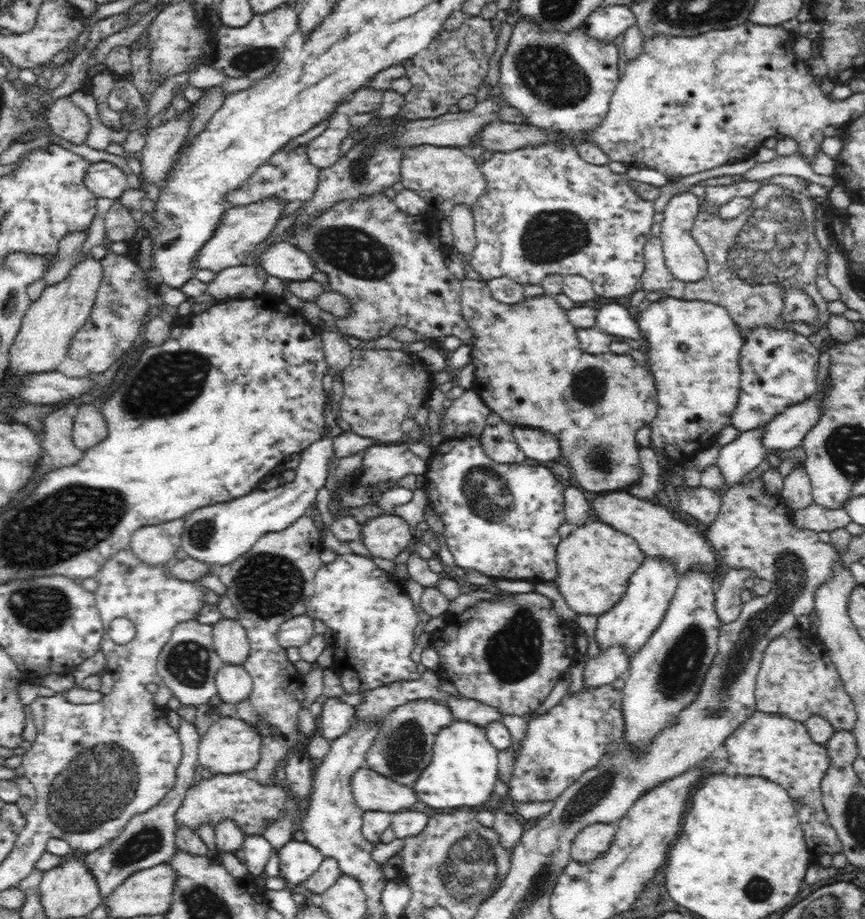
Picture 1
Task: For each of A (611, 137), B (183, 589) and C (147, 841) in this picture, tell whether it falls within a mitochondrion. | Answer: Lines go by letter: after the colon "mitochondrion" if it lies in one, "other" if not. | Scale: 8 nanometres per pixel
A: other
B: other
C: mitochondrion

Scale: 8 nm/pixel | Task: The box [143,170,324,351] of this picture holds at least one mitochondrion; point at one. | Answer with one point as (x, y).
(171, 242)

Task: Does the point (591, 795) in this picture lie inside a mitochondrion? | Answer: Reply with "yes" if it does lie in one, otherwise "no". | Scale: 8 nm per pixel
yes

